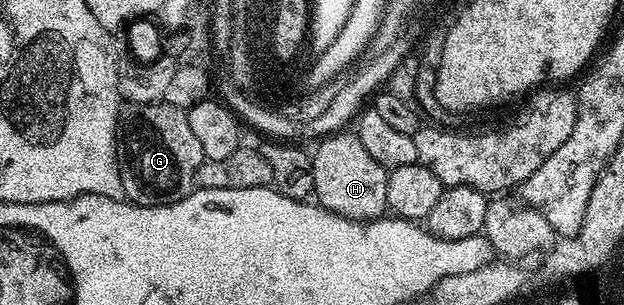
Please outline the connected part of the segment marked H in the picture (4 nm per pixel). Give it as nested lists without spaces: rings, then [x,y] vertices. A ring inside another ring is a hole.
[[[353,131],[335,132],[317,141],[318,149],[313,149],[314,191],[321,207],[335,212],[349,220],[377,220],[387,211],[386,178],[387,169],[380,166],[368,155],[368,150],[360,143]]]

